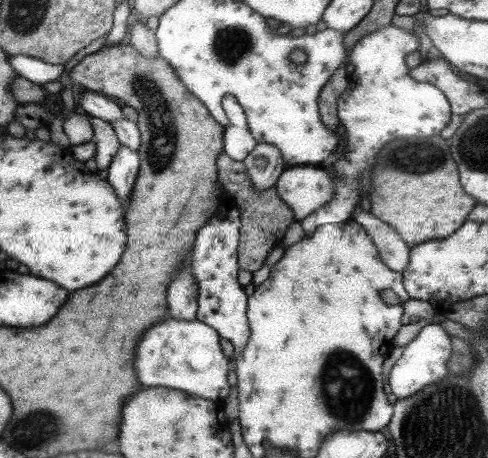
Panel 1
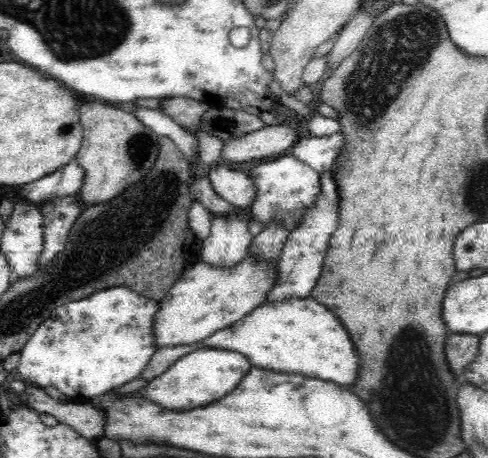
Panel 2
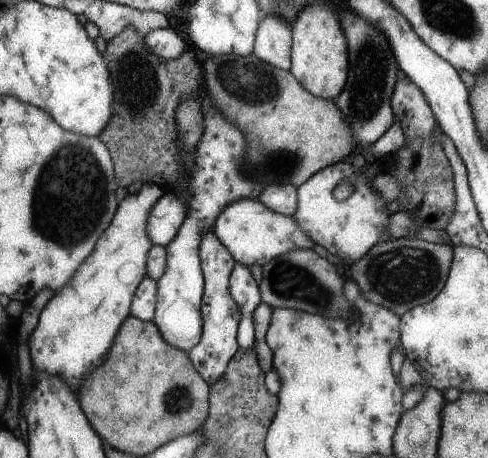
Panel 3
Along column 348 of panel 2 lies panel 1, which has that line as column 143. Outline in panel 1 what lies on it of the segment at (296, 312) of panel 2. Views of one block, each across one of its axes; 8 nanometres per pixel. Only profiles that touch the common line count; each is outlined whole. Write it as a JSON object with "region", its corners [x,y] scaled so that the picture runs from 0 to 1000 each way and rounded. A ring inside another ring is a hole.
{"region":[[[342,690],[334,703],[309,712],[281,747],[277,812],[285,834],[305,847],[350,847],[457,882],[473,852],[465,838],[465,808],[473,808],[477,795],[453,773],[449,738],[453,734],[436,716],[408,699],[359,699]]]}

